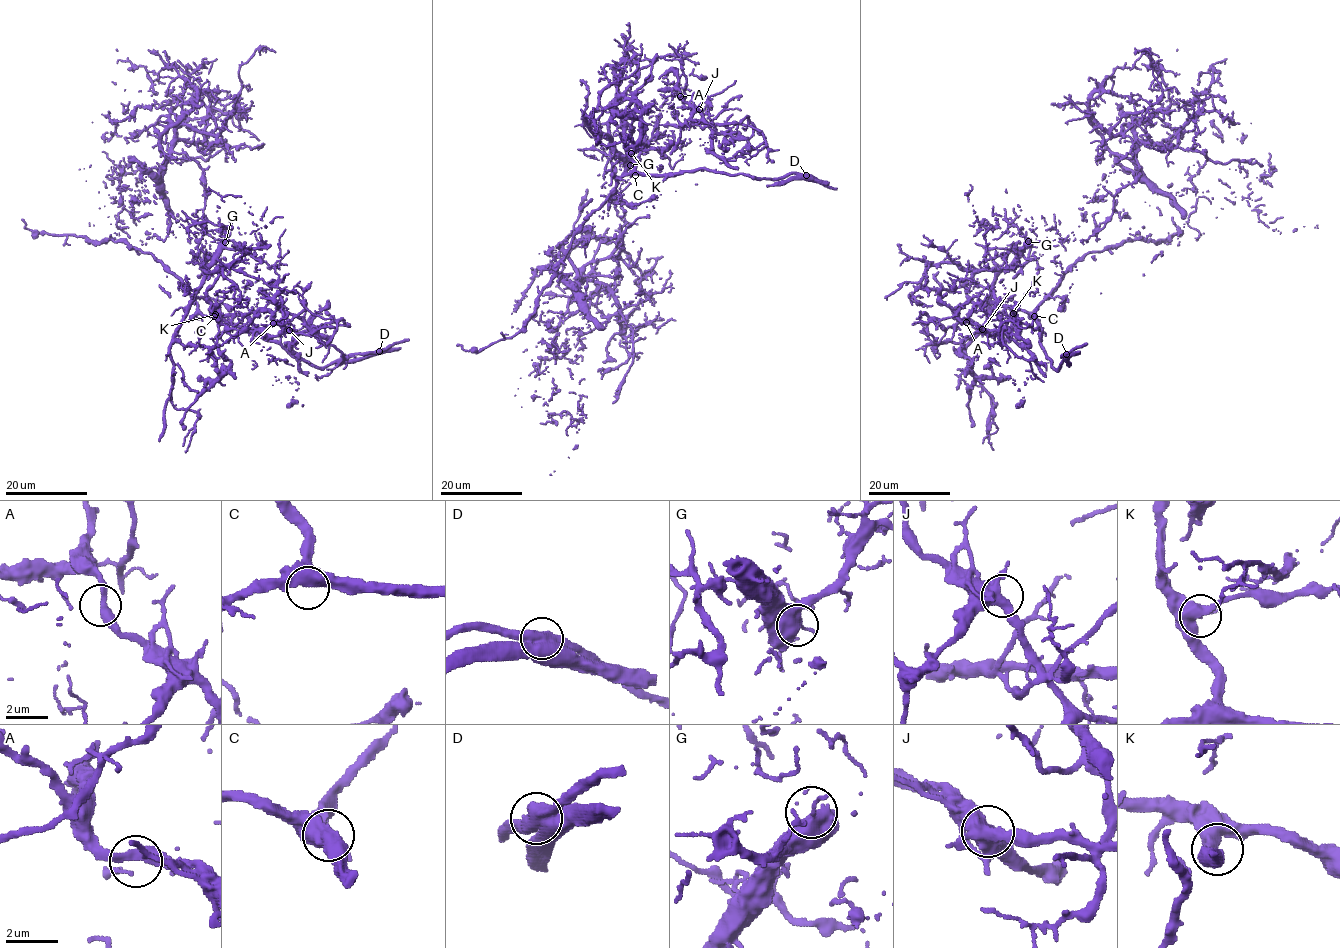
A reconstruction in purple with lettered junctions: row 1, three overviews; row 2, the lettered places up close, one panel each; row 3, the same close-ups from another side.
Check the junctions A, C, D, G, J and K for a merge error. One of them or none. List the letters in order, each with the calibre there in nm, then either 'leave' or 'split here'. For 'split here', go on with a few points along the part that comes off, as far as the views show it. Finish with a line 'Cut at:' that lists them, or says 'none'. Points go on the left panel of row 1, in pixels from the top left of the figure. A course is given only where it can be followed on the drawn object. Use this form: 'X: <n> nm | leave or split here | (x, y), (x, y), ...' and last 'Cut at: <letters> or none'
A: 380 nm | leave
C: 550 nm | leave
D: 1050 nm | split here | (379, 350), (310, 365), (277, 343), (204, 315), (183, 281), (150, 253), (112, 239), (34, 234), (22, 219)
G: 480 nm | leave
J: 480 nm | leave
K: 440 nm | leave
Cut at: D

